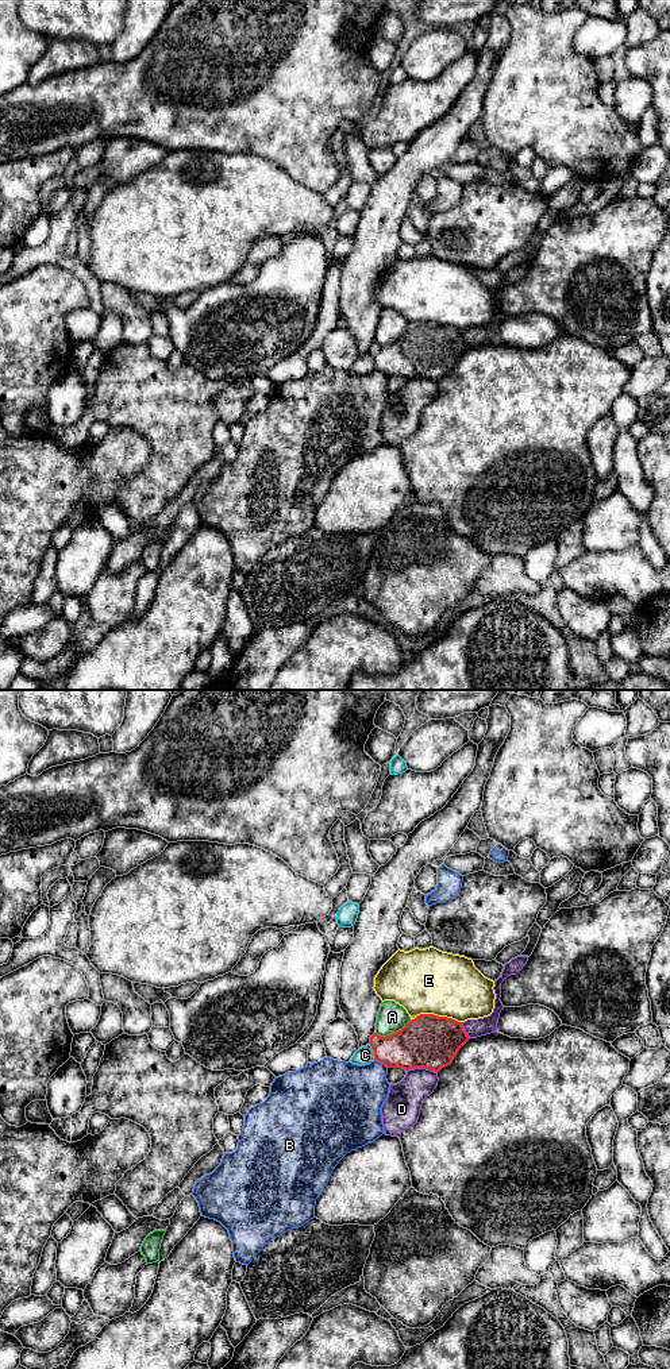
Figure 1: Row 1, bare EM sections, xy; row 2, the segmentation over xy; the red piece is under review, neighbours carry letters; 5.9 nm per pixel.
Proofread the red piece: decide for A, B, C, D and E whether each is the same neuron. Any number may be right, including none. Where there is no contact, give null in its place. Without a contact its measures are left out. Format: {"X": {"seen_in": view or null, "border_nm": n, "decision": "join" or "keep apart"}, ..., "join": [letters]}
{"A": {"seen_in": "xy", "border_nm": 240, "decision": "keep apart"}, "B": {"seen_in": "xy", "border_nm": 100, "decision": "keep apart"}, "C": {"seen_in": "xy", "border_nm": 110, "decision": "keep apart"}, "D": {"seen_in": "xy", "border_nm": 190, "decision": "keep apart"}, "E": {"seen_in": "xy", "border_nm": 300, "decision": "keep apart"}, "join": []}

